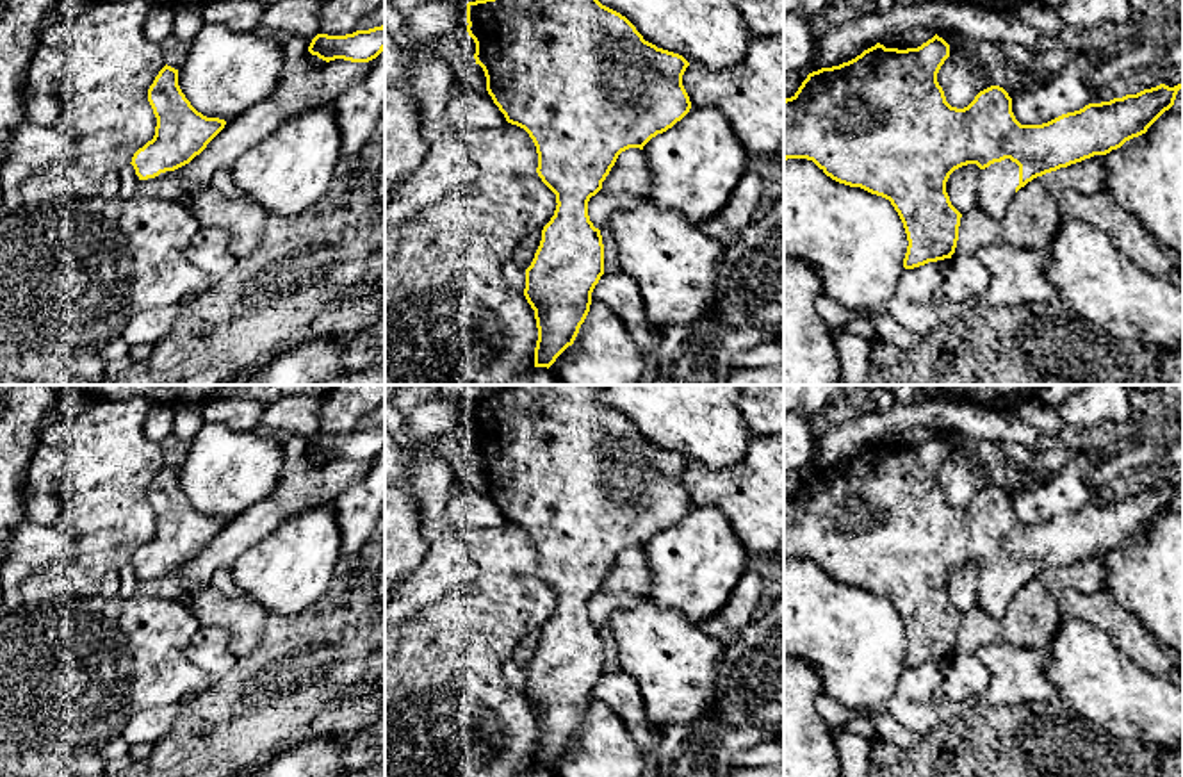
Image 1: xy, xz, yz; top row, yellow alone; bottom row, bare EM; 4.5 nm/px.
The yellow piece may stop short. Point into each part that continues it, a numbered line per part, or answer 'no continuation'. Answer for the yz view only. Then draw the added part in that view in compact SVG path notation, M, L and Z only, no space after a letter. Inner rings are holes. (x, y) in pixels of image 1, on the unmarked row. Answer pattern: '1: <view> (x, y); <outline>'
1: yz (996, 583); M1010 558L994 561L978 574L978 606L1001 618L1019 585L1019 565Z

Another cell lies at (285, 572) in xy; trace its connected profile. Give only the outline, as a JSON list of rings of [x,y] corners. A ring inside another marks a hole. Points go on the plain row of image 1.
[[[319,504],[242,552],[232,576],[249,602],[267,613],[296,617],[324,593],[340,560],[340,545],[333,504]]]

